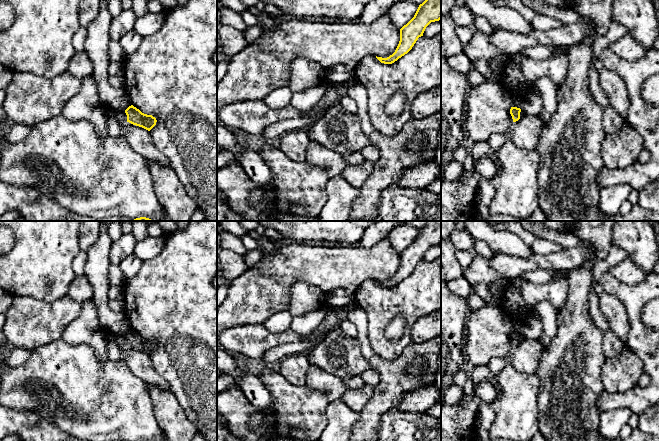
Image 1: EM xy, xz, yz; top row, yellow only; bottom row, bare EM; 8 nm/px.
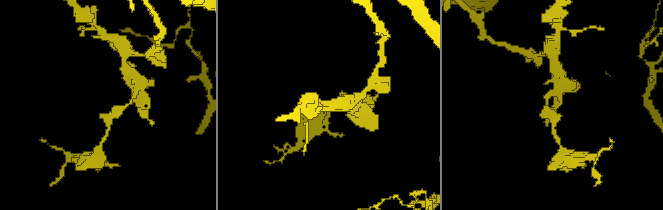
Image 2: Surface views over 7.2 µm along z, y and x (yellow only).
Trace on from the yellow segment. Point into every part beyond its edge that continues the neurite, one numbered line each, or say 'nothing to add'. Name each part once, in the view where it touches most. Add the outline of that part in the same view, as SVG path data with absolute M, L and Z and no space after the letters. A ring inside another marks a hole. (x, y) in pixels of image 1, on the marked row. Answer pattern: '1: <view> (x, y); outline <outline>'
nothing to add

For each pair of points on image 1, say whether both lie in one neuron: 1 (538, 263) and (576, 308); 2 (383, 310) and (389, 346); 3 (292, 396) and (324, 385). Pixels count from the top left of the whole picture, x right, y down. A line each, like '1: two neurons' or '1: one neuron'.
1: two neurons
2: one neuron
3: two neurons

